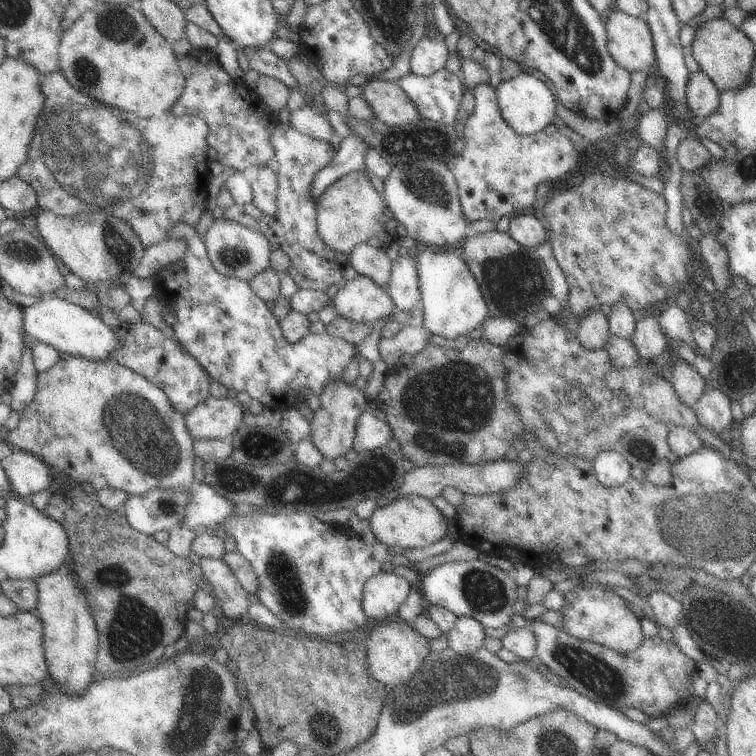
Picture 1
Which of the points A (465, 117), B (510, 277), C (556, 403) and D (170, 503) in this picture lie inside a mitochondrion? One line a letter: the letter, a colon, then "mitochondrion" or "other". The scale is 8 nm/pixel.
A: other
B: mitochondrion
C: other
D: mitochondrion

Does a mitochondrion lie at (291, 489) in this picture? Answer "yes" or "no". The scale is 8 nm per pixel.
yes

